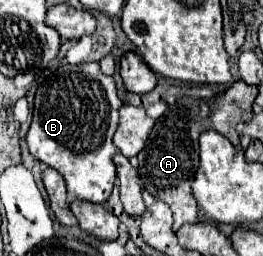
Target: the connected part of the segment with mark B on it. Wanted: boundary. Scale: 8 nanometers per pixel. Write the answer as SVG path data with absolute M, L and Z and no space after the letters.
M98 63L62 65L38 87L26 143L38 161L62 173L70 197L90 203L104 203L110 197L116 179L114 155L118 153L112 135L120 105L114 79L104 75Z

